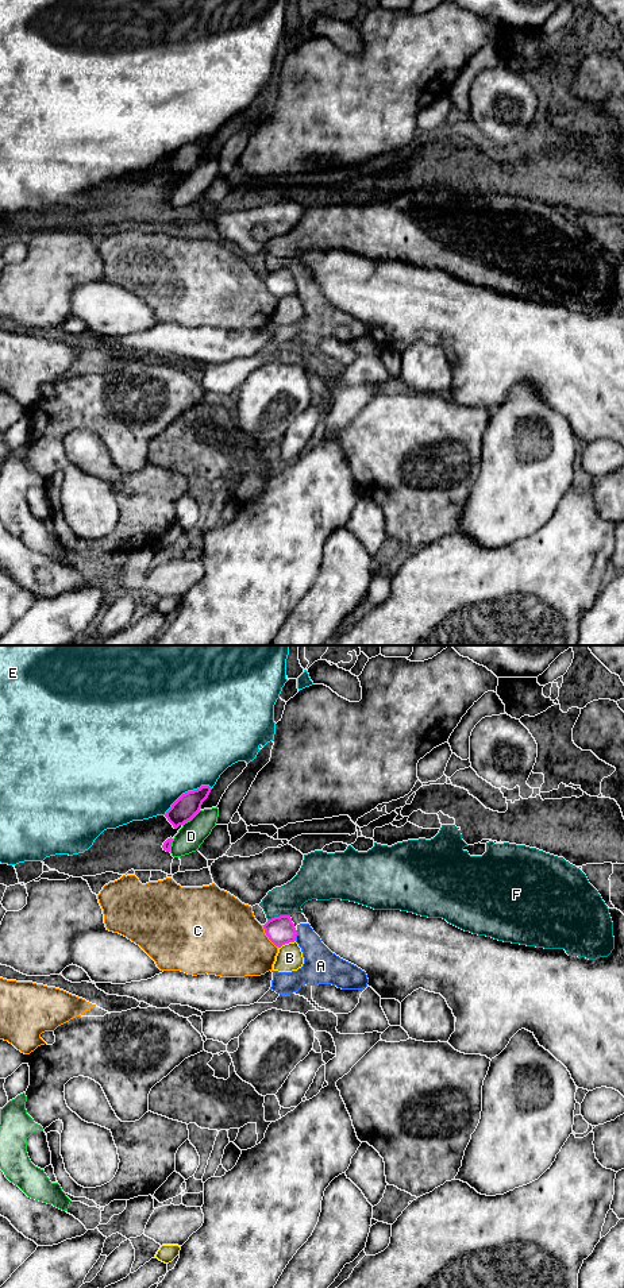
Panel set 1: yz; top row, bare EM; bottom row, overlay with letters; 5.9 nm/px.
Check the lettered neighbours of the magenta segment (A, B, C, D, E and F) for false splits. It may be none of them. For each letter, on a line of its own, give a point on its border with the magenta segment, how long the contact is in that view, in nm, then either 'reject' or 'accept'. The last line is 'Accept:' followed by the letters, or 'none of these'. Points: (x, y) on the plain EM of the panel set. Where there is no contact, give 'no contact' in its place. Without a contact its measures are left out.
A: yz (296, 286) | 60 nm | reject
B: yz (287, 294) | 120 nm | reject
C: yz (268, 288) | 170 nm | reject
D: yz (191, 170) | 140 nm | reject
E: yz (188, 143) | 340 nm | reject
F: yz (278, 269) | 140 nm | reject
Accept: none of these

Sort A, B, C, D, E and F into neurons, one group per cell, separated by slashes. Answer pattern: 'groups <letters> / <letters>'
groups A F / B / C / D / E

